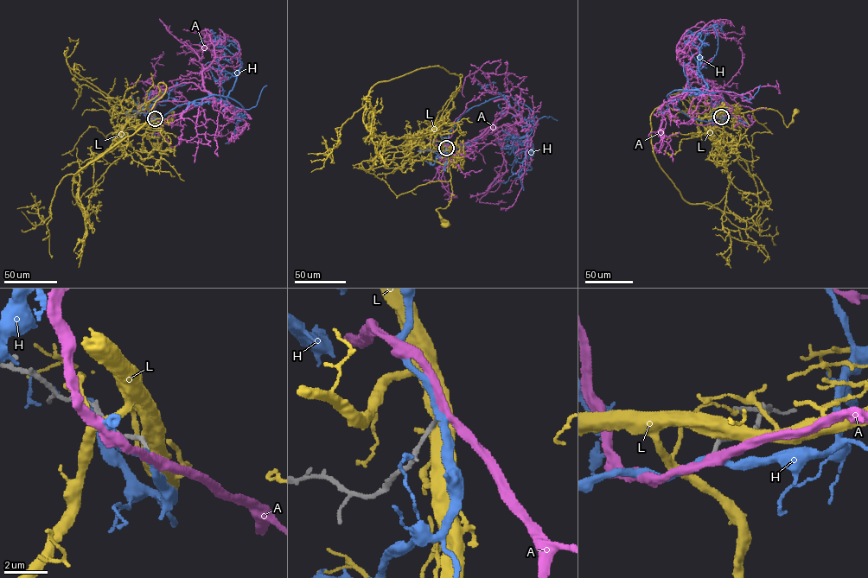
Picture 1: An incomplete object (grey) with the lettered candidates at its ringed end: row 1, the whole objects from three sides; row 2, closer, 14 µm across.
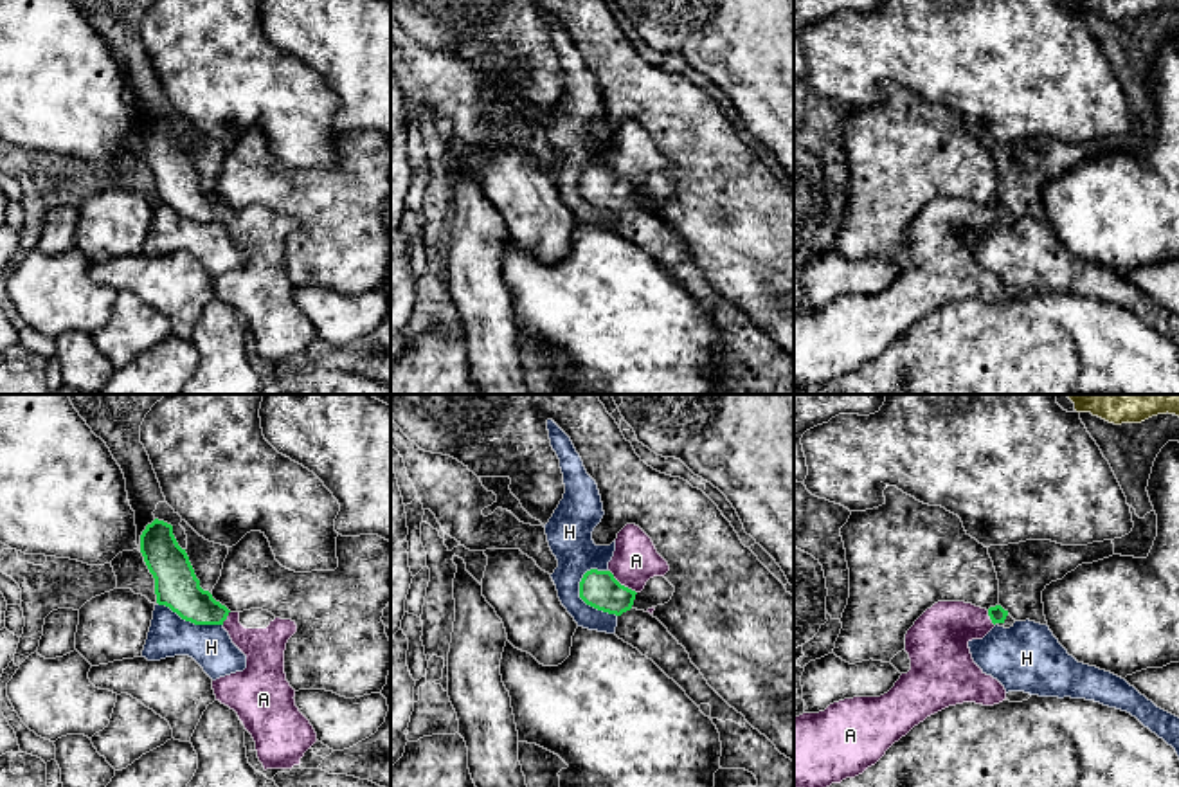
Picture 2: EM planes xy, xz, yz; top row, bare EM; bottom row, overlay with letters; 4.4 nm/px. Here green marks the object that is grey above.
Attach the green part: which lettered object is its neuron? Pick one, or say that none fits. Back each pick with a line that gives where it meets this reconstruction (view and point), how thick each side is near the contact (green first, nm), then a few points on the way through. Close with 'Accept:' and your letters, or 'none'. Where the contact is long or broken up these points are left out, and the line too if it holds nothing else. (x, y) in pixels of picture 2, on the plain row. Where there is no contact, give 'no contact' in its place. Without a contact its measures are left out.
A: contact xz (620, 180); calibres 170 and 200 nm; way xz (600, 186), (620, 180), (636, 157)
Accept: A

